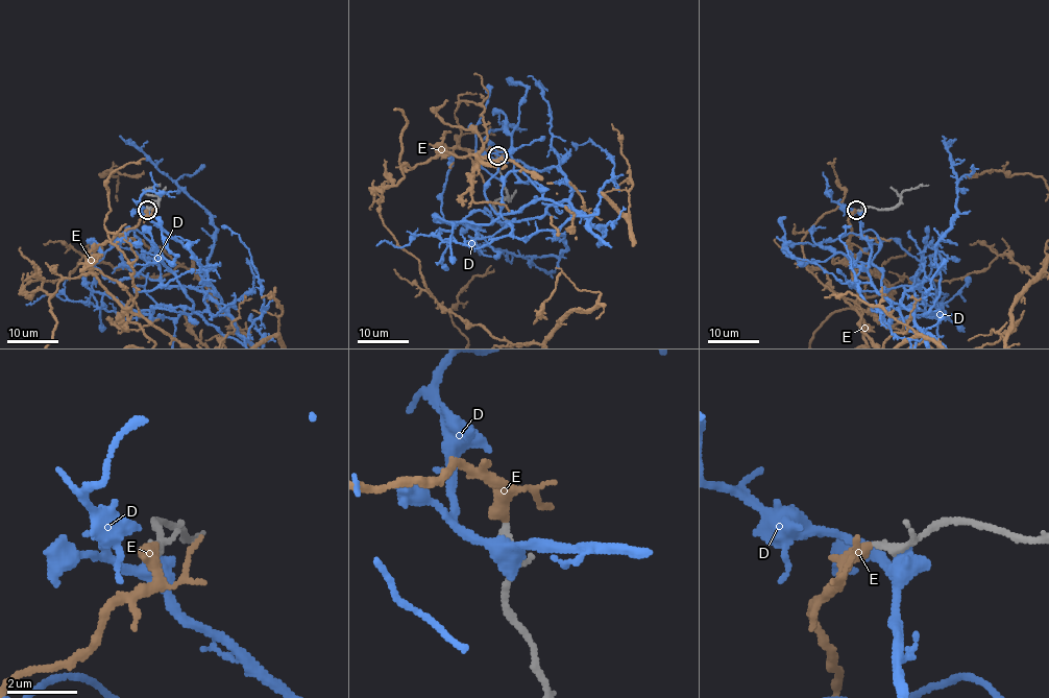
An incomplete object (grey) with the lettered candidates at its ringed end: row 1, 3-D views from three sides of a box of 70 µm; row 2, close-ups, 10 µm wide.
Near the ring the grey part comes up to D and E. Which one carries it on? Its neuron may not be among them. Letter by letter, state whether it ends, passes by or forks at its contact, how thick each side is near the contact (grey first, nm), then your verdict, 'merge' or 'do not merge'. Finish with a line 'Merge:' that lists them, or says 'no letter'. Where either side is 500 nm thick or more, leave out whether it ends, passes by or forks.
D: it passes by; 200 nm thick on the grey side, 460 nm on the other; do not merge
E: it passes by; 170 nm thick on the grey side, 280 nm on the other; merge
Merge: E

